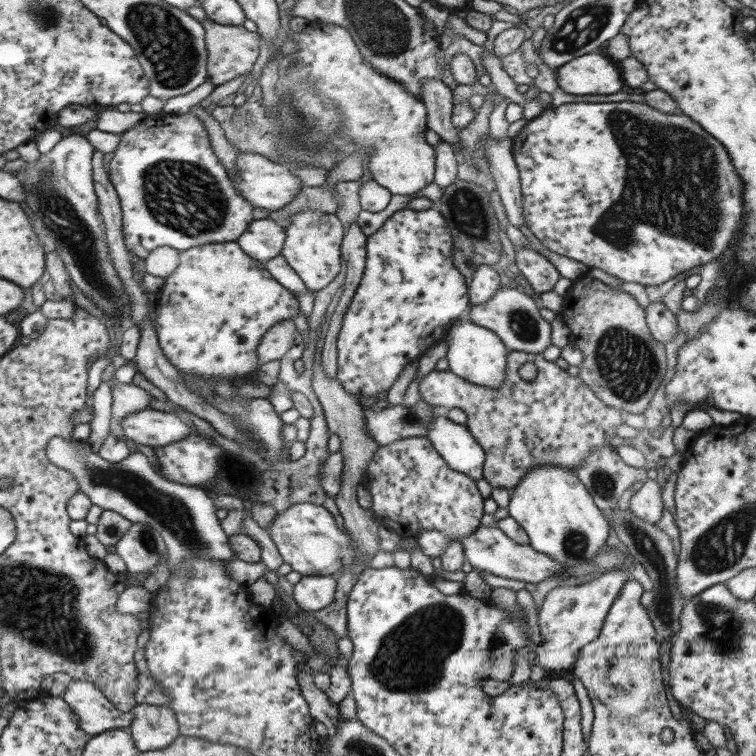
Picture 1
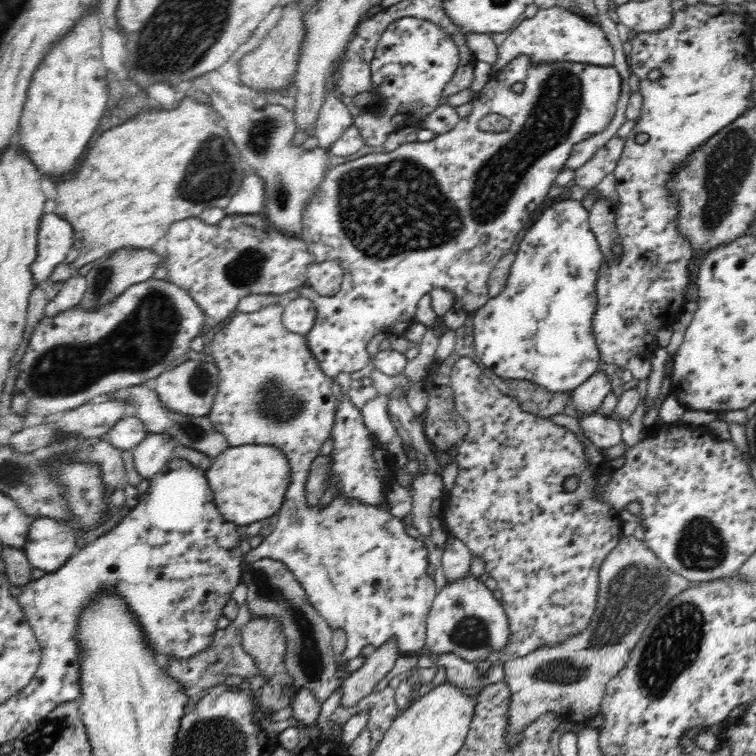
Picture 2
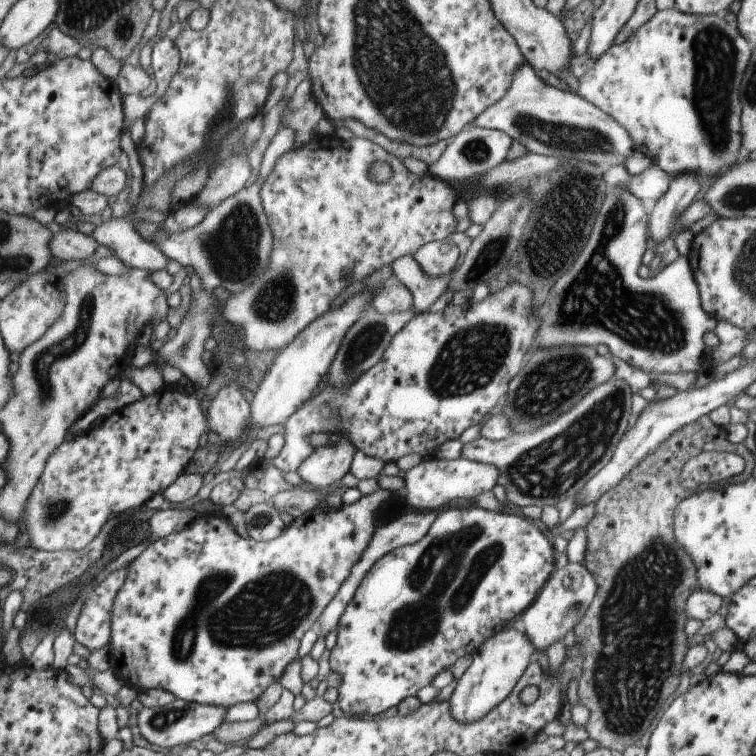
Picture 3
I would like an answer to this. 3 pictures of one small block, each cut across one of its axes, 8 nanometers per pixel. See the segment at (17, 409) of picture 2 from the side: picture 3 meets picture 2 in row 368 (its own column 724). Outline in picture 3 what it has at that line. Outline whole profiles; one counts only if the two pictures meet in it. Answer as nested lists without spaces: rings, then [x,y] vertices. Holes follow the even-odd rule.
[[[675,7],[658,10],[654,12],[649,20],[645,21],[633,34],[630,34],[621,44],[611,46],[599,55],[593,62],[593,66],[578,78],[577,93],[583,100],[596,106],[601,112],[610,116],[617,124],[620,124],[629,138],[634,142],[635,150],[646,154],[651,162],[657,165],[670,177],[680,175],[682,172],[692,172],[698,177],[701,174],[717,175],[723,172],[728,166],[736,162],[735,154],[740,147],[740,100],[738,88],[743,71],[746,69],[751,48],[748,41],[740,35],[736,26],[725,22],[721,14],[717,15],[690,15],[679,12]]]

